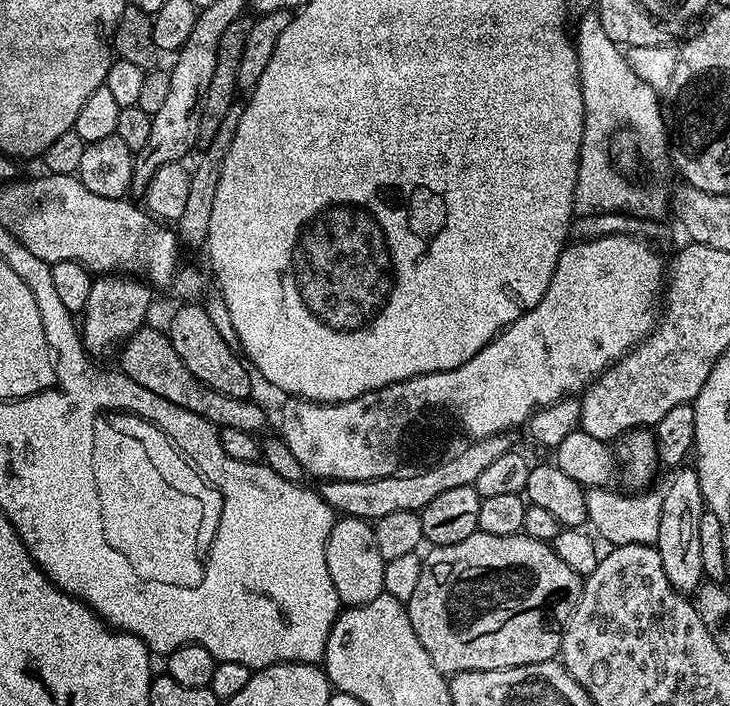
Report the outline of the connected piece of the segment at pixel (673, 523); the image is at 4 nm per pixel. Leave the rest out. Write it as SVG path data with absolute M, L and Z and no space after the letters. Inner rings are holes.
M681 466L671 473L668 489L663 489L662 518L659 519L655 548L662 558L662 570L666 570L670 586L681 594L694 594L706 577L702 566L702 546L698 546L698 525L706 510L702 486L698 482L695 467Z

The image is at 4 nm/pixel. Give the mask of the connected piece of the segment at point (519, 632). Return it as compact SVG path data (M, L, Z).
M478 530L470 538L462 538L462 542L427 550L420 562L422 574L418 574L418 587L410 594L406 607L418 642L422 642L439 672L502 670L559 657L564 628L580 601L582 577L558 558L551 544L523 534L499 536Z

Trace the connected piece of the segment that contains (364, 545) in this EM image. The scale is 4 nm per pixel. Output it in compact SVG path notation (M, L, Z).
M353 516L337 519L326 542L326 570L330 570L330 582L334 582L334 590L338 590L341 605L353 608L385 595L385 563L378 550L376 529L369 521Z

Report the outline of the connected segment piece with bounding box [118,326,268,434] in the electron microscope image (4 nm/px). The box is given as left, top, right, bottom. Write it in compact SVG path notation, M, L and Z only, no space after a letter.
M151 326L140 328L131 338L124 342L118 353L119 371L129 376L138 386L146 386L150 394L158 394L158 398L166 398L166 402L174 402L174 406L182 406L199 417L206 418L216 427L240 429L253 434L260 433L267 422L267 414L252 400L240 401L222 395L218 390L207 387L200 379L186 368L186 362L178 358L178 350L170 342L167 331Z

